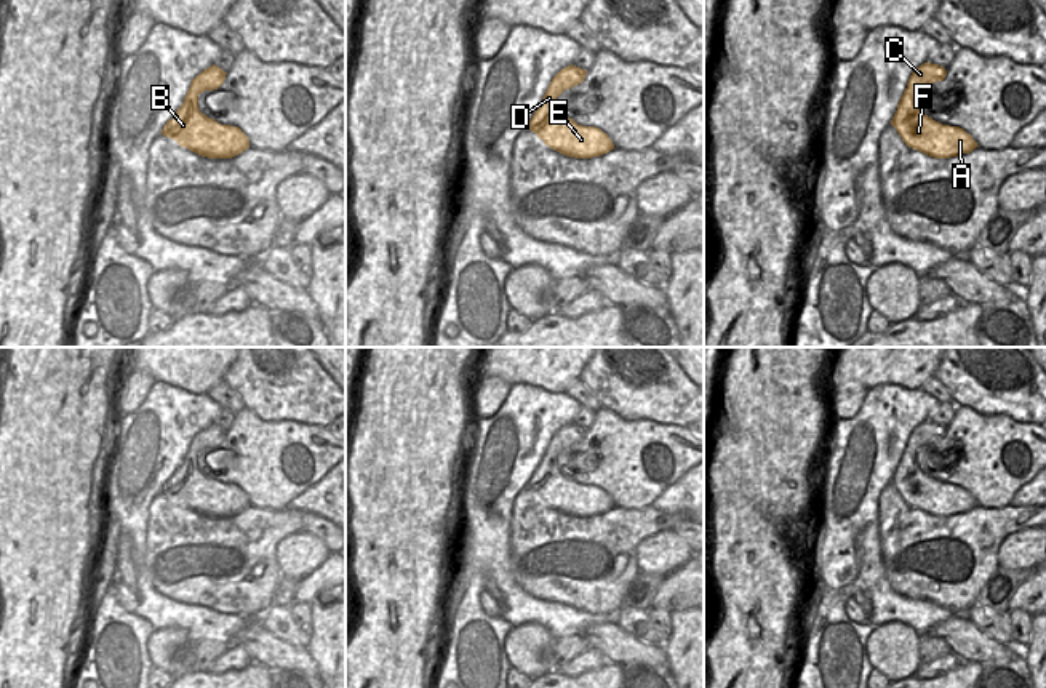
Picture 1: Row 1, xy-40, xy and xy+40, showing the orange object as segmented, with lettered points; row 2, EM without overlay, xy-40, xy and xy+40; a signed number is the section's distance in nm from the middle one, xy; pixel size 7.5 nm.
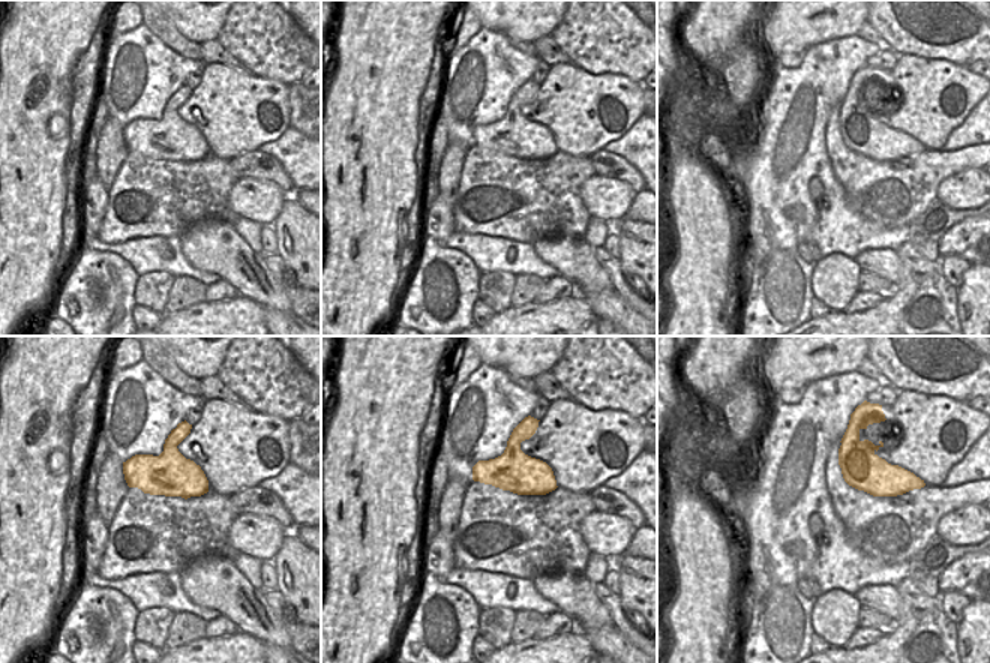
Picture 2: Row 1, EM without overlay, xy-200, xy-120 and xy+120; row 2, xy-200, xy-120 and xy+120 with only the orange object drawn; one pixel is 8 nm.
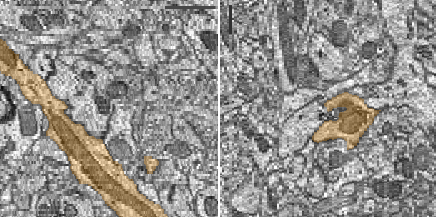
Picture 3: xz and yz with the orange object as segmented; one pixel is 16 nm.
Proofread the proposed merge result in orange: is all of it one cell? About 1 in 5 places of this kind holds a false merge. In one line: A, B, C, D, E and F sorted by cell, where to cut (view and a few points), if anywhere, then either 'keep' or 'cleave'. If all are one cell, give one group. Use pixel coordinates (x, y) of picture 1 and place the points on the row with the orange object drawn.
A B C D E F; no cut; keep

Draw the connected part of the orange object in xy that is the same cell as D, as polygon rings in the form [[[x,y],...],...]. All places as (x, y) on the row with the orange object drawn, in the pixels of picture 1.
[[[568,66],[550,82],[539,107],[529,120],[528,130],[537,134],[550,149],[574,158],[592,158],[614,149],[613,141],[595,126],[577,125],[566,118],[557,104],[557,98],[584,82],[587,70]]]

